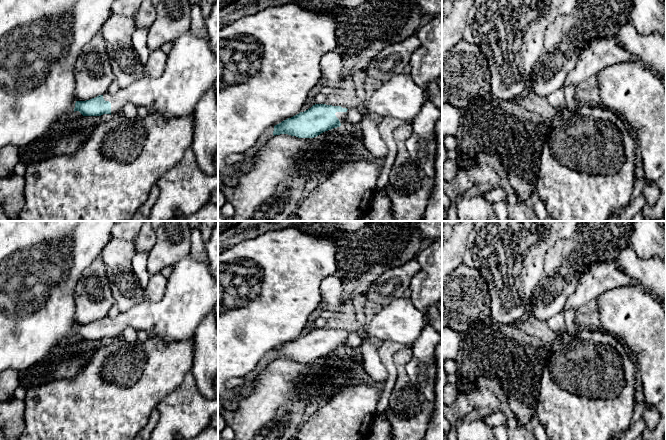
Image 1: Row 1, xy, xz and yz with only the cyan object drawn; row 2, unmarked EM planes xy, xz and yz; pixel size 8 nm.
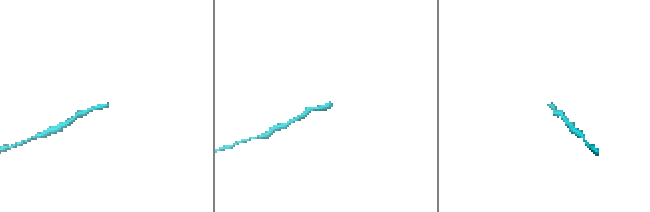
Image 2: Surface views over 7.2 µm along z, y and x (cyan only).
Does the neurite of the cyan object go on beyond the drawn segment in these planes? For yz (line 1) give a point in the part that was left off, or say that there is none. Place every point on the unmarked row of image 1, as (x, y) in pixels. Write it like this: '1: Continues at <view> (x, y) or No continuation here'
1: No continuation here

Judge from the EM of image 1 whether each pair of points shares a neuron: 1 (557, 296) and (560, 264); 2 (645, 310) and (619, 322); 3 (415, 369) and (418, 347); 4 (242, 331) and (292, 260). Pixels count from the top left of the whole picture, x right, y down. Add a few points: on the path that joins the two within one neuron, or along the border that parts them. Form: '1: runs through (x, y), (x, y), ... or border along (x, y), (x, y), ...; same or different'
1: runs through (557, 288), (560, 272); same
2: runs through (639, 316), (630, 317), (625, 320); same
3: runs through (418, 364), (418, 352); same
4: runs through (243, 313), (275, 278); same

